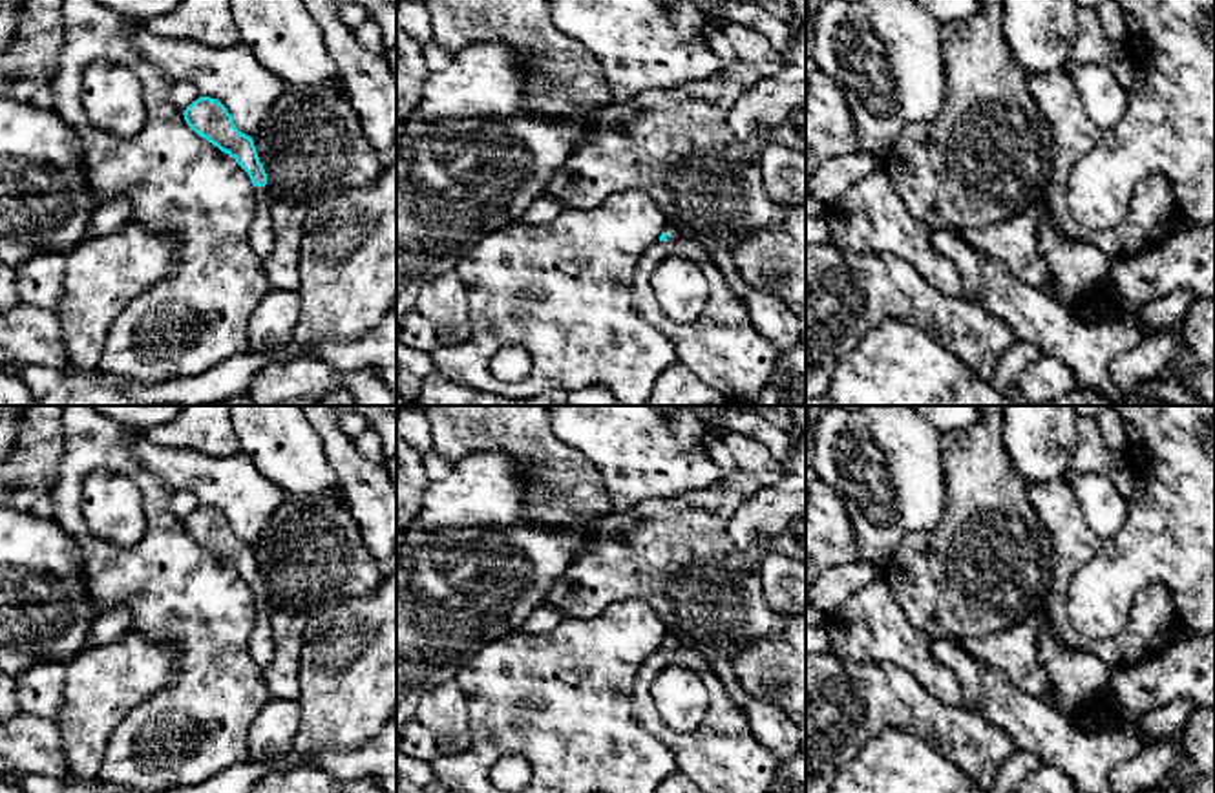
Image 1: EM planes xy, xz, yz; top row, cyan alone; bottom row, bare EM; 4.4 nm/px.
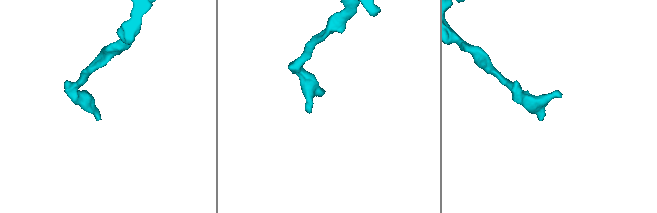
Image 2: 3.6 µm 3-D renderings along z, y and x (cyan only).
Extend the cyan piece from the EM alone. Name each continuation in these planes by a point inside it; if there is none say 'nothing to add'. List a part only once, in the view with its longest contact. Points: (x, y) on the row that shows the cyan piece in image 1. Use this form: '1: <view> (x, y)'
1: xy (260, 234)

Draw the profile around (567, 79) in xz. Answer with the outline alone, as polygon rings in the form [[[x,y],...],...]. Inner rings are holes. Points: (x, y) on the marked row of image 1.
[[[426,0],[426,4],[431,15],[433,38],[448,53],[455,55],[475,42],[506,42],[524,55],[534,75],[526,82],[526,99],[517,113],[574,115],[583,110],[603,110],[616,102],[596,57],[554,26],[548,0]]]

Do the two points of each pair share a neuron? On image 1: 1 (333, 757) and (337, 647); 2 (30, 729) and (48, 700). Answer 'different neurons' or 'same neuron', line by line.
1: different neurons
2: different neurons

